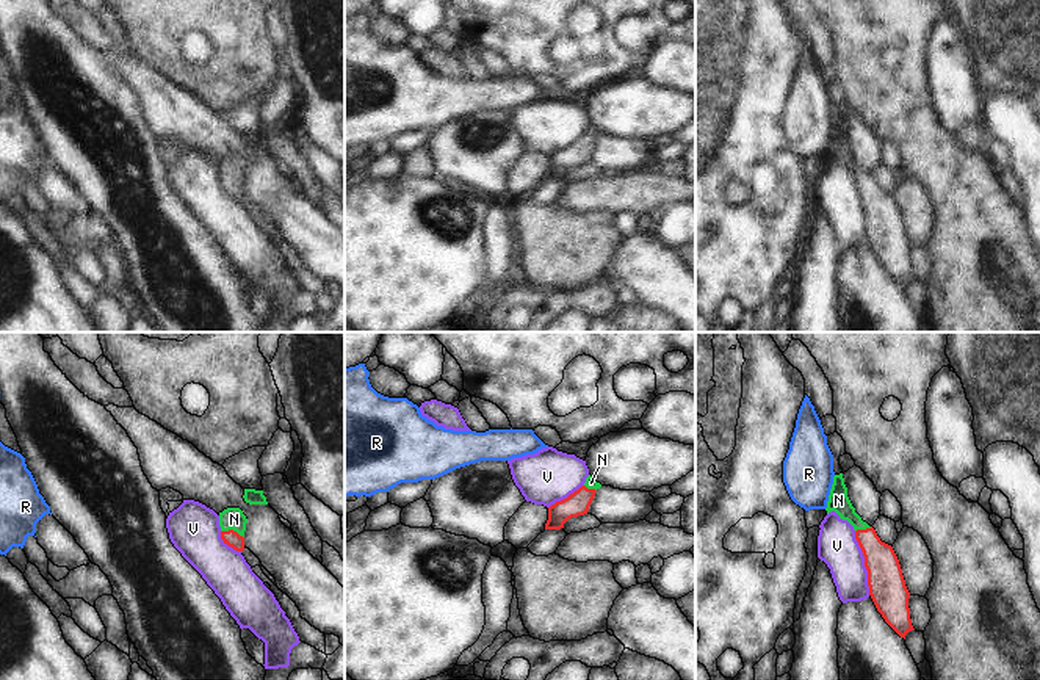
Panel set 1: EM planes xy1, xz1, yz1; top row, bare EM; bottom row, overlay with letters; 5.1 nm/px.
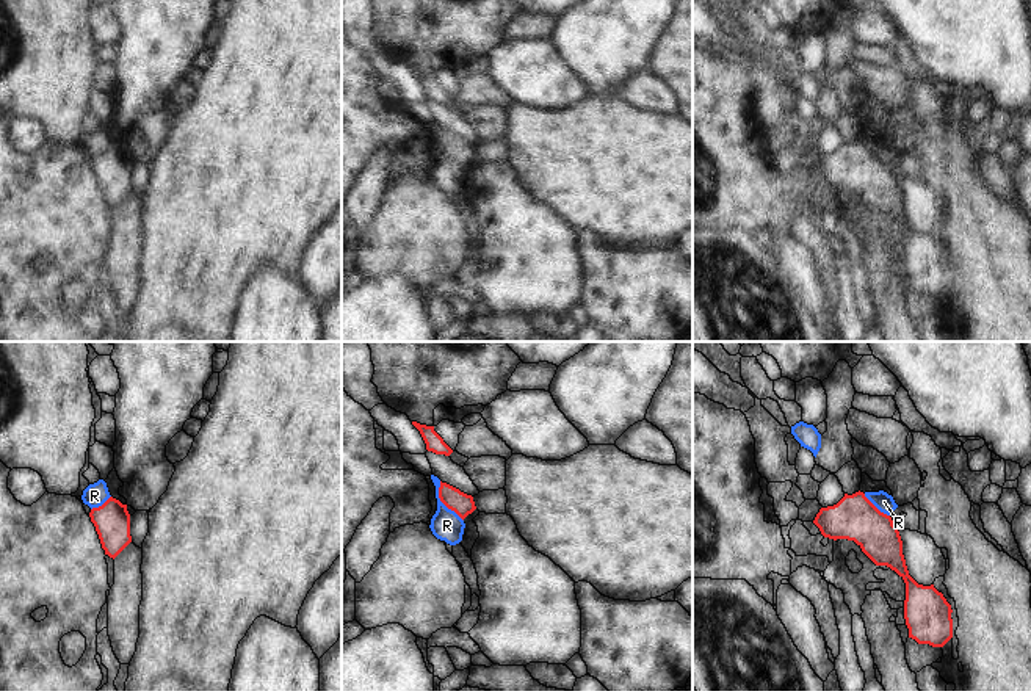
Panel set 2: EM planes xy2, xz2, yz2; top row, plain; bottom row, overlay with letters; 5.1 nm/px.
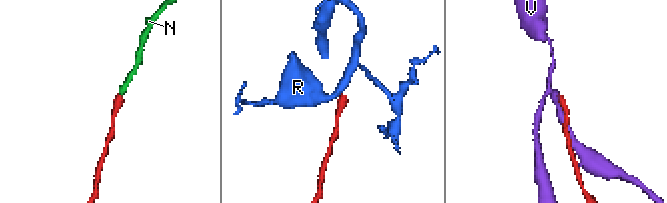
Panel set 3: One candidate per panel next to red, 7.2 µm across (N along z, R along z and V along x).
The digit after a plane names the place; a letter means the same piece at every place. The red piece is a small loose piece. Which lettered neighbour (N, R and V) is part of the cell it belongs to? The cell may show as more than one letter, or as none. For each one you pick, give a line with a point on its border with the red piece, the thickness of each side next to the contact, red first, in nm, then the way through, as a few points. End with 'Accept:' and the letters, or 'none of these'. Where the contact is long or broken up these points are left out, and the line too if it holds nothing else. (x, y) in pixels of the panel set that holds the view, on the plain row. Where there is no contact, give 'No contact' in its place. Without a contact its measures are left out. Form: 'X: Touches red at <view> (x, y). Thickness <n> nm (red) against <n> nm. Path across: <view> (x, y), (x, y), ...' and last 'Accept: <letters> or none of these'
N: Touches red at xy1 (232, 179). Thickness 80 nm (red) against 110 nm. Path across: xy1 (231, 187), (232, 179), (234, 168)
Accept: N

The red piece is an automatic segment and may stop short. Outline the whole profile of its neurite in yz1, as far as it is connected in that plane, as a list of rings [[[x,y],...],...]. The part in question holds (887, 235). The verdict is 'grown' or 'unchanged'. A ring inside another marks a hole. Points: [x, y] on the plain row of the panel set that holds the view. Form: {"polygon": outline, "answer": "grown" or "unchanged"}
{"polygon": [[[843,122],[833,125],[825,160],[827,163],[835,160],[840,168],[854,175],[855,188],[865,205],[869,244],[885,271],[905,288],[905,284],[915,277],[908,257],[910,241],[899,208],[893,196],[882,191],[876,179],[855,161]]], "answer": "grown"}

